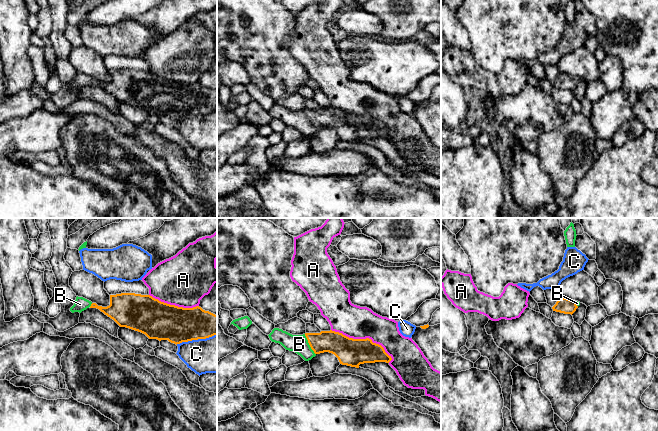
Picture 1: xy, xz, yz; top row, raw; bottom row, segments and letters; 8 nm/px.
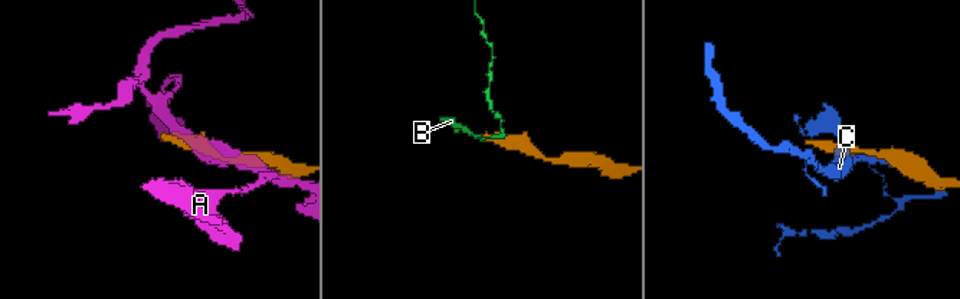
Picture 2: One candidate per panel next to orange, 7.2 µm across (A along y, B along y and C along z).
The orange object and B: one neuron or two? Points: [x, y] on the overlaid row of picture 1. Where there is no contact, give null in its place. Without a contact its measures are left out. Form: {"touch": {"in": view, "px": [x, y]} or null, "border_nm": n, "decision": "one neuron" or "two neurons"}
{"touch": {"in": "xz", "px": [309, 344]}, "border_nm": 190, "decision": "one neuron"}

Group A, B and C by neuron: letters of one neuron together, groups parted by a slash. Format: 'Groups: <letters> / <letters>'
Groups: A / B / C

